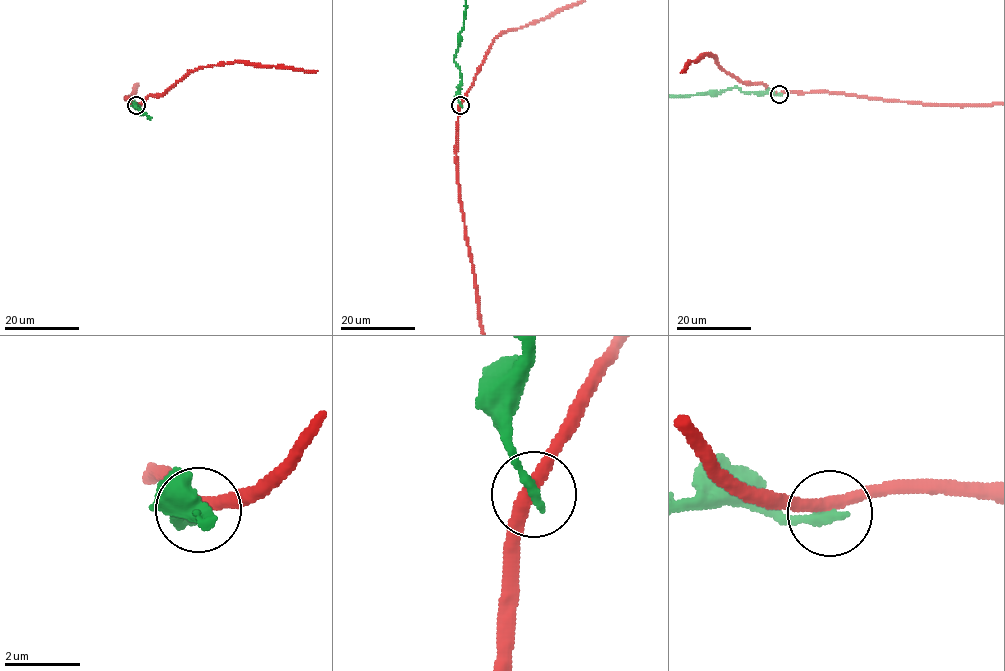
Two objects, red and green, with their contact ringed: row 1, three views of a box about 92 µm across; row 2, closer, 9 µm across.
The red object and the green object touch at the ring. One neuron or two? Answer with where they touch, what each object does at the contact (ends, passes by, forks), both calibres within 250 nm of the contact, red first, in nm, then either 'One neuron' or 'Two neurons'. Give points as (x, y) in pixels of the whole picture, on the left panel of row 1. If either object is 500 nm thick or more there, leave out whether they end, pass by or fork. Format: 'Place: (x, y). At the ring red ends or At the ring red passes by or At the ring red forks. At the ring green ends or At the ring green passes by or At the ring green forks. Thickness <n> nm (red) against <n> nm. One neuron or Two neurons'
Place: (136, 105). At the ring red passes by. At the ring green ends. Thickness 340 nm (red) against 280 nm. Two neurons

